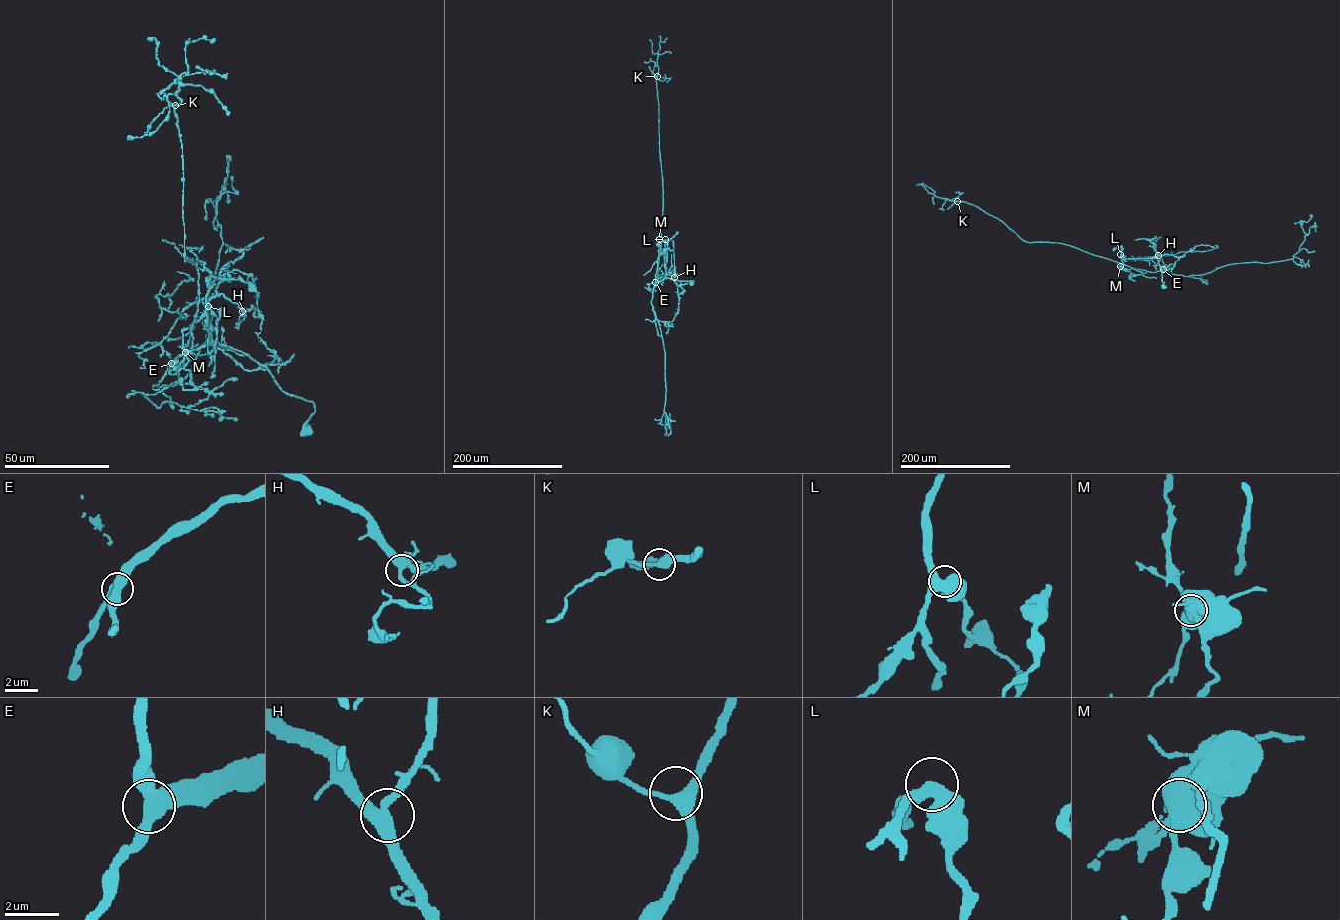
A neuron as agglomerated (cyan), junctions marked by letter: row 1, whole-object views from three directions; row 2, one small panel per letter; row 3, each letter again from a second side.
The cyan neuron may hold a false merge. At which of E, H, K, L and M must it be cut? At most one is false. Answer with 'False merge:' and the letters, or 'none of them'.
False merge: none of them

